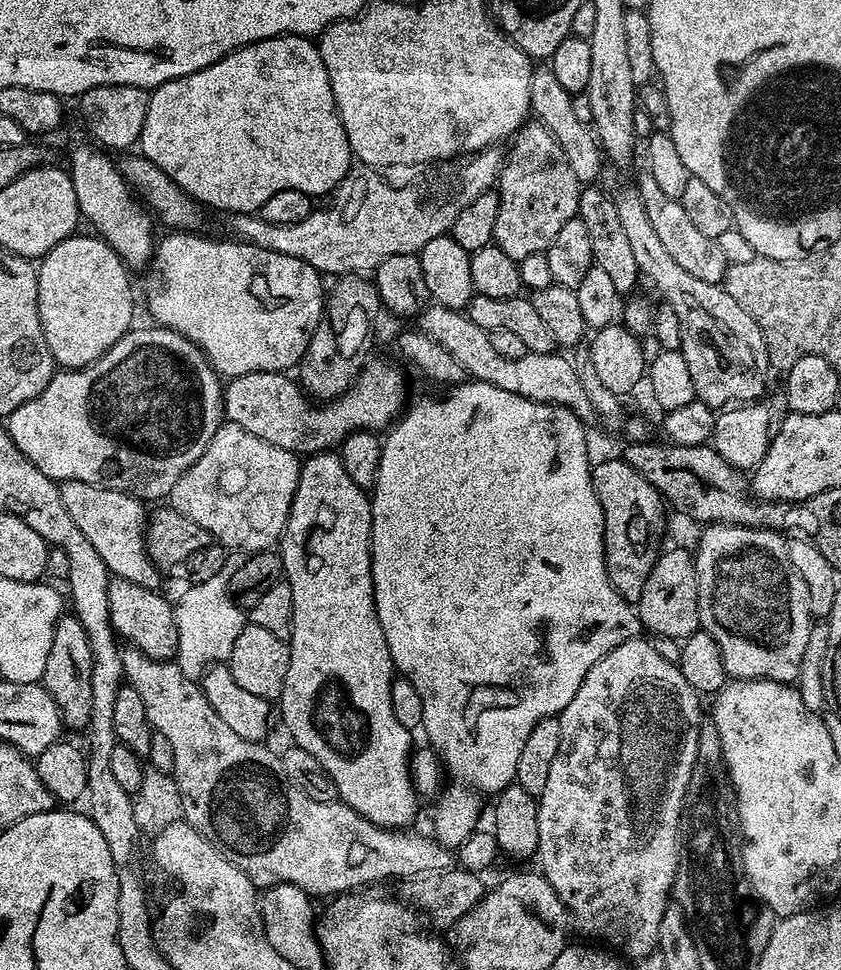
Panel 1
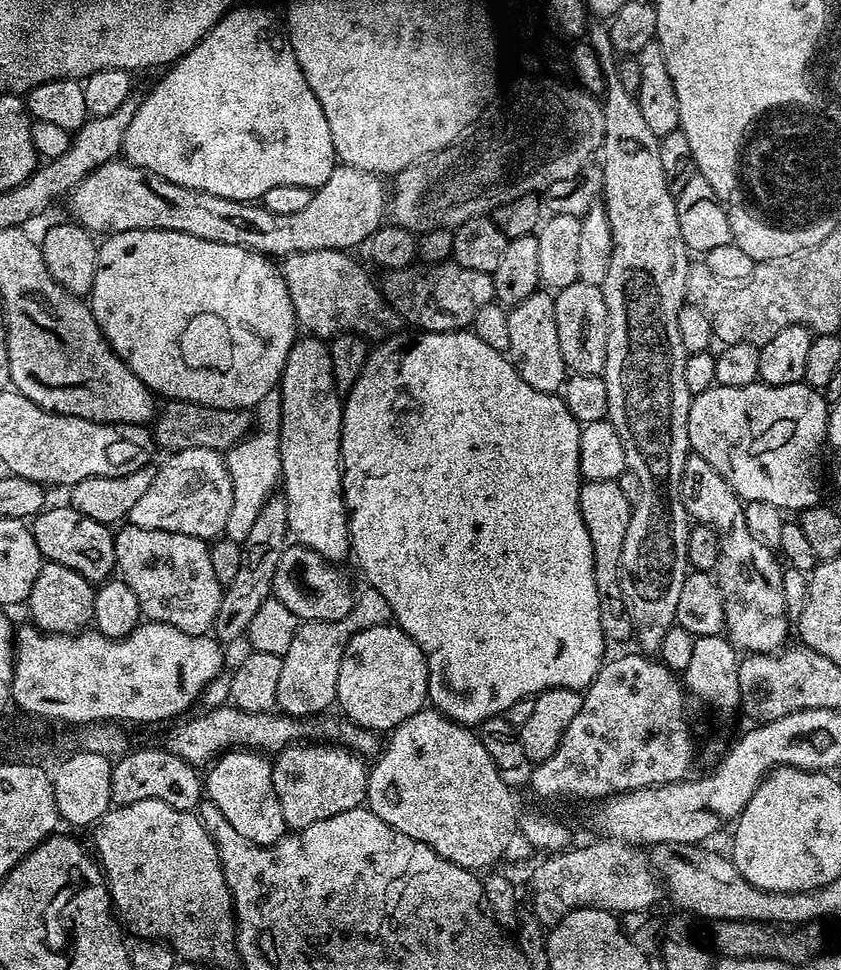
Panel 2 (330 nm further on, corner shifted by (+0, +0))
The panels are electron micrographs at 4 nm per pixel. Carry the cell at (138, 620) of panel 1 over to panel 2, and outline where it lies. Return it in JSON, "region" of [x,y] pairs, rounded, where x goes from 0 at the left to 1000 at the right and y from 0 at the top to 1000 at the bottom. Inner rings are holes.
{"region":[[[57,522],[38,533],[36,543],[40,551],[40,559],[45,559],[45,567],[54,578],[83,584],[83,588],[98,592],[98,596],[102,596],[112,604],[134,597],[138,590],[138,555],[130,541],[112,538],[100,530],[93,530],[93,526],[84,522]]]}

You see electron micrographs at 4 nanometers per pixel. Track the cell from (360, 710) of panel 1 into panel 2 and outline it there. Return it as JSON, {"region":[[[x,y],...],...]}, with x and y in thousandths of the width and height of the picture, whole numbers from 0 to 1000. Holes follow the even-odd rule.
{"region":[[[361,344],[347,356],[331,403],[335,410],[333,494],[344,549],[353,562],[376,569],[384,577],[415,576],[416,529],[409,520],[409,482],[404,479],[409,418],[392,377],[390,355],[382,347]]]}

